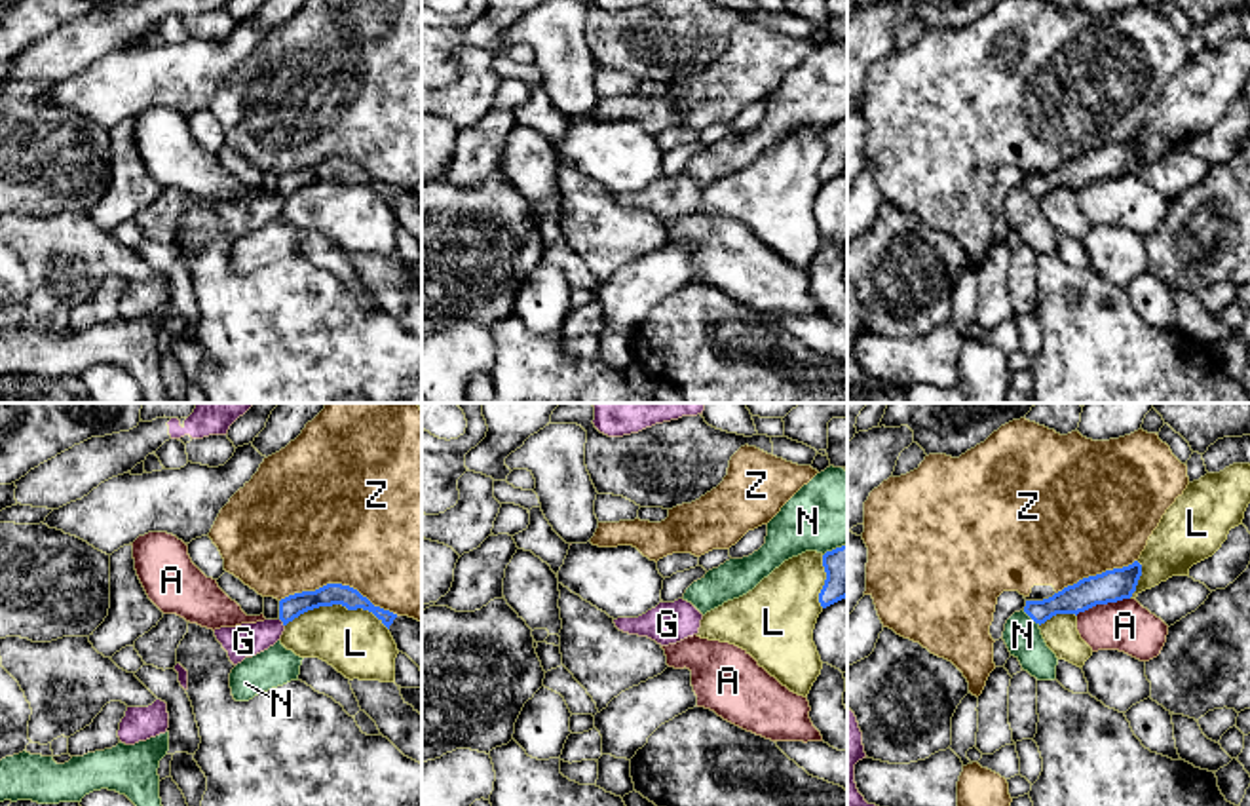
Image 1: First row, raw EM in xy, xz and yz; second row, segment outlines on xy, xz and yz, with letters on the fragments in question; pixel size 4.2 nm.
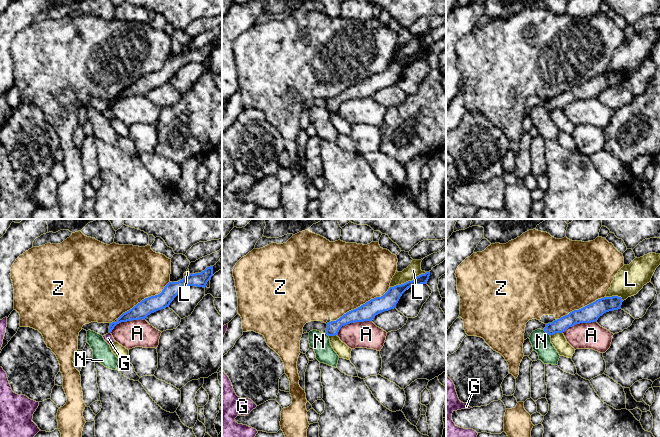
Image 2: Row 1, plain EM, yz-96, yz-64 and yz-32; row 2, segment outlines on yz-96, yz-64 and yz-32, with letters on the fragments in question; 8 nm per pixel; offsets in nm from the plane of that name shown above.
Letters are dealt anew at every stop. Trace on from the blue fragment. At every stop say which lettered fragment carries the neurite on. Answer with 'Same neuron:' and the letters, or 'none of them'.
Same neuron: none of them

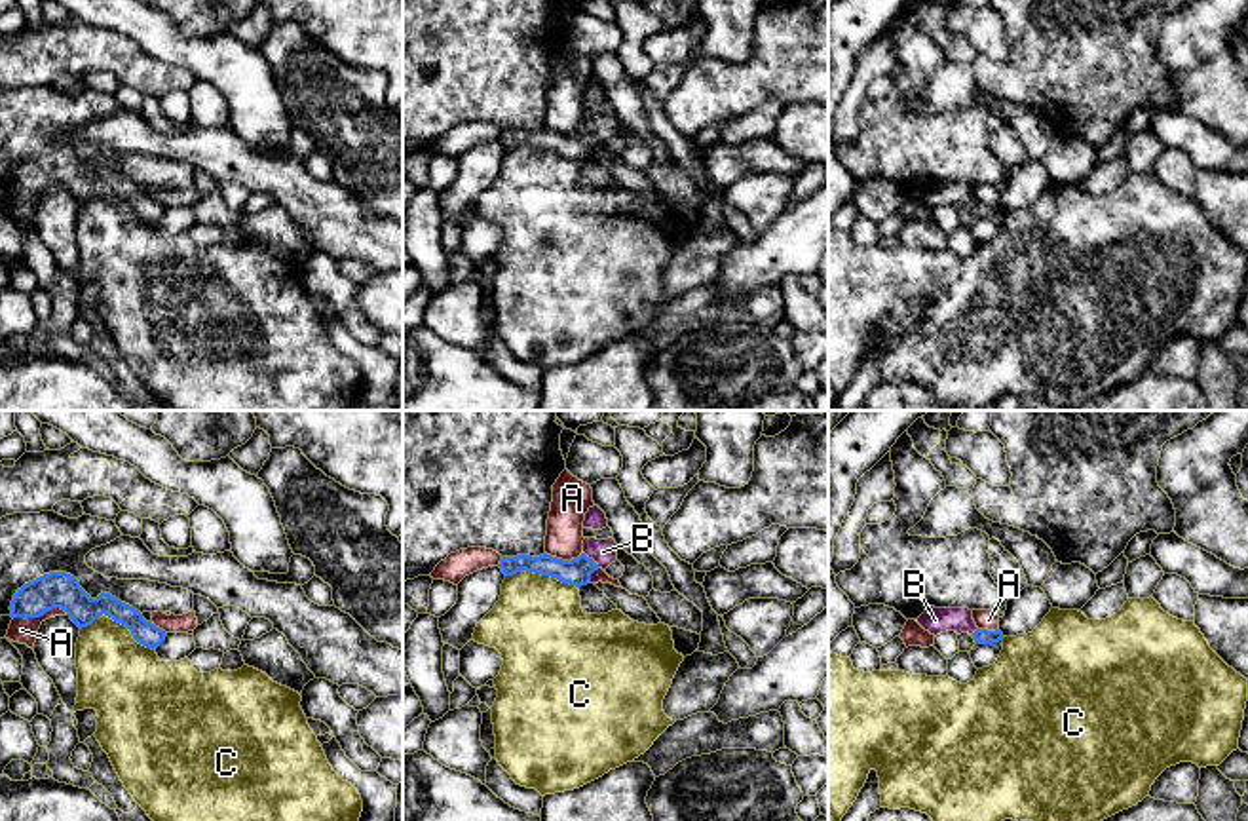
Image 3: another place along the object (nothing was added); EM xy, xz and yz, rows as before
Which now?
Same neuron: B

